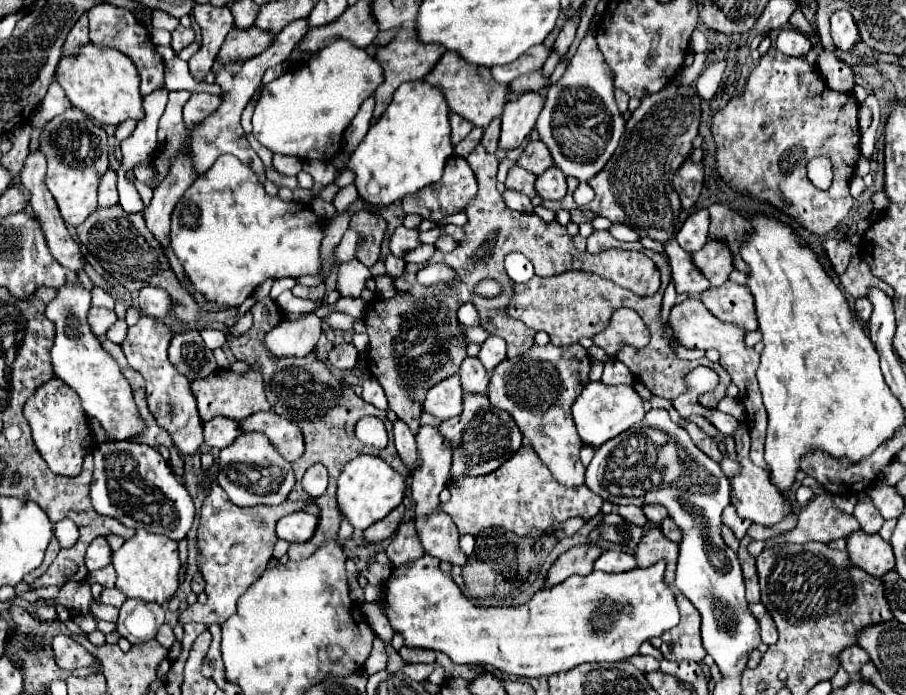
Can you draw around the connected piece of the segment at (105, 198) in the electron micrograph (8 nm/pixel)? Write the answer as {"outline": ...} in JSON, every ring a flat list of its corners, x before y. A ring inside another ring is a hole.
{"outline":[[109,168,99,182,99,206,117,204,117,172]]}

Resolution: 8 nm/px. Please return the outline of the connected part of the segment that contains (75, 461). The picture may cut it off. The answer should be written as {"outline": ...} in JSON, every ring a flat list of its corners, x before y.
{"outline":[[53,378,51,382,37,388,37,392,25,404,25,418,33,430,33,440,43,460,55,474,75,476,81,472,85,448,93,446,91,430,87,424,87,416,81,410,81,400,65,382]]}

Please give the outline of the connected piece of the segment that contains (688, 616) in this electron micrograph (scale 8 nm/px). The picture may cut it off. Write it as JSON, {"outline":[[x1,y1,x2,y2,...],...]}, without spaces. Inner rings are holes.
{"outline":[[677,594,675,600,677,600,677,608,681,612,681,622,673,630,665,632,661,638,651,638,649,642,655,648,659,648,667,660,701,662,707,652,701,644,699,612,683,594]]}

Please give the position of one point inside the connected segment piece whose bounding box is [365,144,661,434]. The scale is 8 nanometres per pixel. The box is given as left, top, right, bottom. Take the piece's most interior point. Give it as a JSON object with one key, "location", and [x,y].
{"location":[409,352]}

